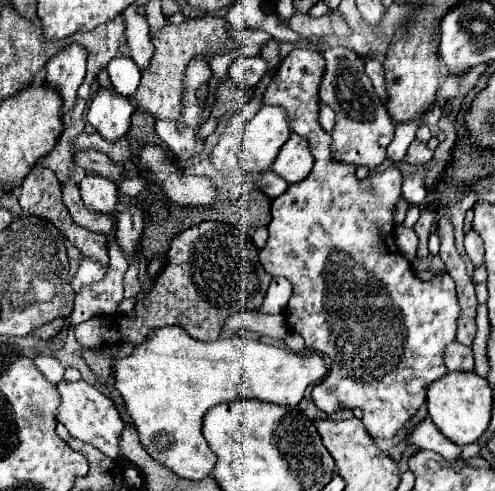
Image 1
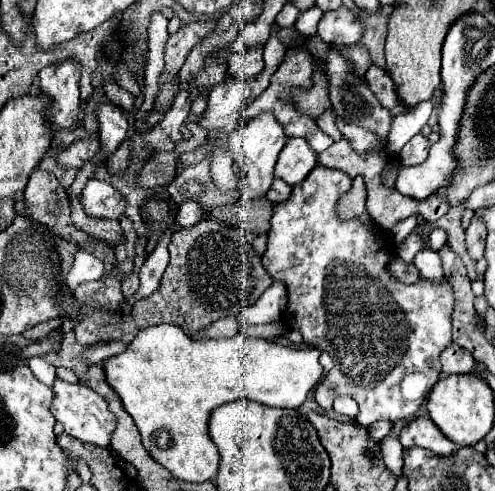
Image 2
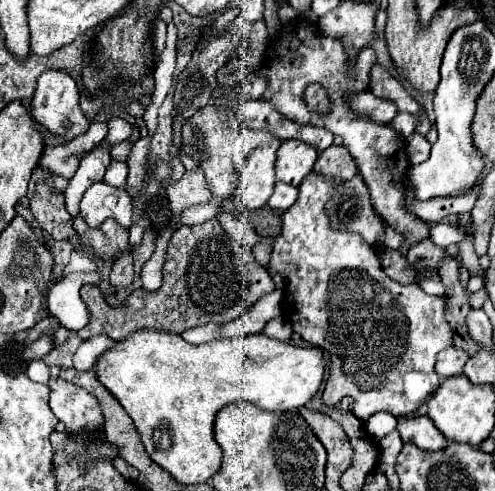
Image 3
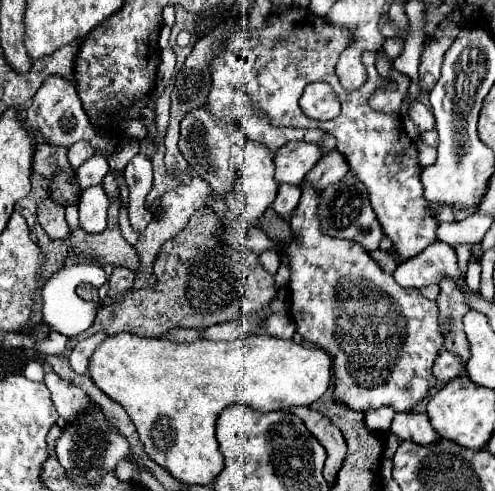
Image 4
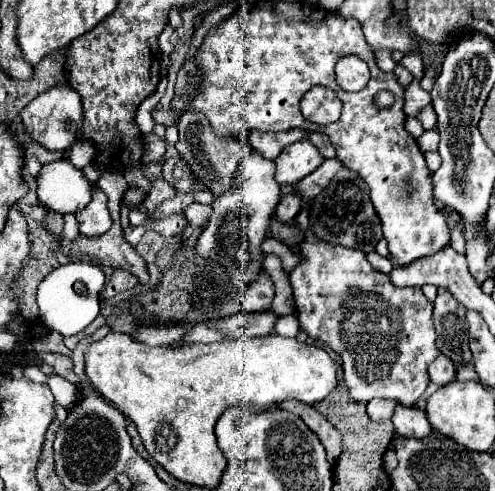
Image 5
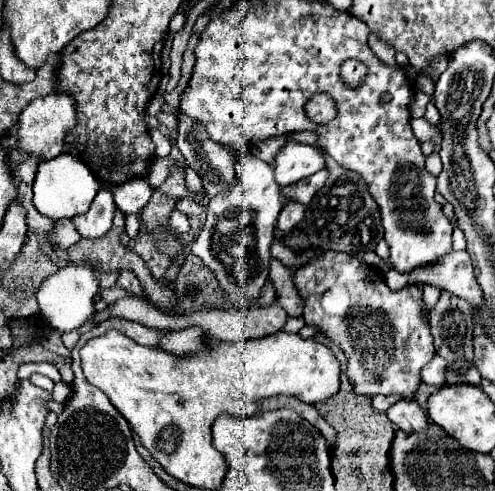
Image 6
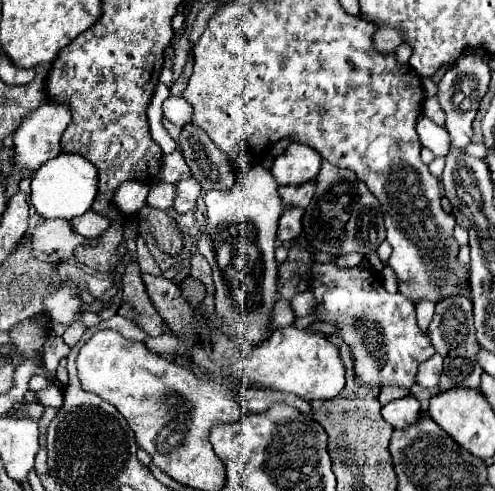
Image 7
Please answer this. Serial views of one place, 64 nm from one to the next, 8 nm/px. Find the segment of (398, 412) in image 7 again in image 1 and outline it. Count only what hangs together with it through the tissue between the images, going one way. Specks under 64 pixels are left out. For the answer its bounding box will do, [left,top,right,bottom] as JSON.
[408,418,462,460]

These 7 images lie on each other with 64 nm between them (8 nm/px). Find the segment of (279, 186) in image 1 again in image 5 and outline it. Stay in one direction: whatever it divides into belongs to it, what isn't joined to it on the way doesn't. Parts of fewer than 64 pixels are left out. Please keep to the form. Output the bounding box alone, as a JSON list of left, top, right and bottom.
[276,192,302,222]

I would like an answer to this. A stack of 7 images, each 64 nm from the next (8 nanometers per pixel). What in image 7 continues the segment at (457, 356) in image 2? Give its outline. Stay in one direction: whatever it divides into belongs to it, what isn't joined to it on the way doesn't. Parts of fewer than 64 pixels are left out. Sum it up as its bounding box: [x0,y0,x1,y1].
[416,354,442,388]

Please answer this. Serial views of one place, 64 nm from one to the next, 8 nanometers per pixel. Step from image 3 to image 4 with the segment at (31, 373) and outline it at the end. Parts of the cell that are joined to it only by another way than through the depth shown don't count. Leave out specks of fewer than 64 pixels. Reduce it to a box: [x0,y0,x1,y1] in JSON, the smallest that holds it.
[22,362,45,382]

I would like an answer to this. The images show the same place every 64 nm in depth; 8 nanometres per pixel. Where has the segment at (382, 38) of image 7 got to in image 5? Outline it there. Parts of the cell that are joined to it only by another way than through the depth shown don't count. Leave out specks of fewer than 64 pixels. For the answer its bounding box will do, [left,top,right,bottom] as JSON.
[376,50,396,72]

